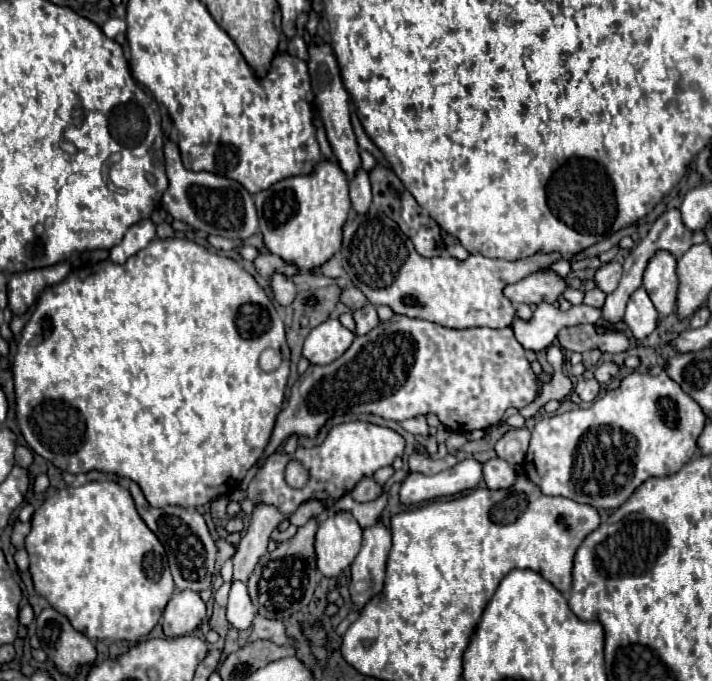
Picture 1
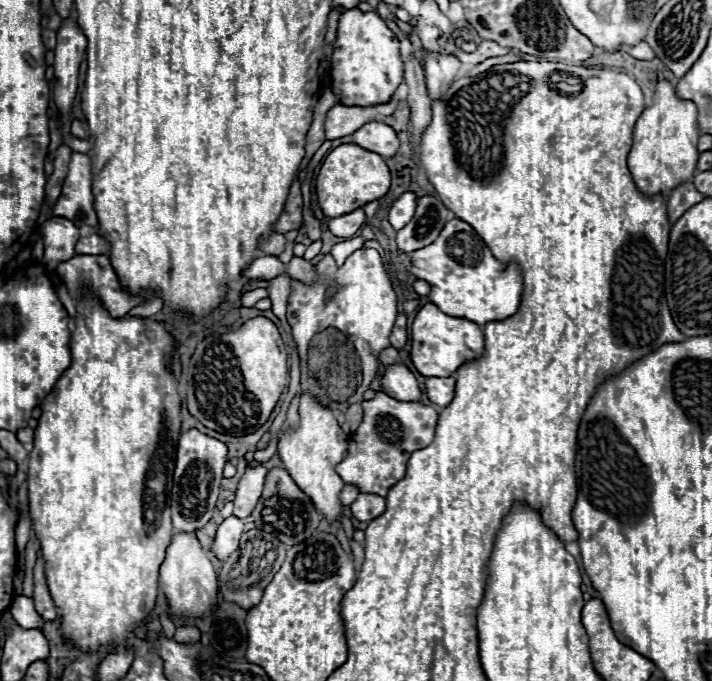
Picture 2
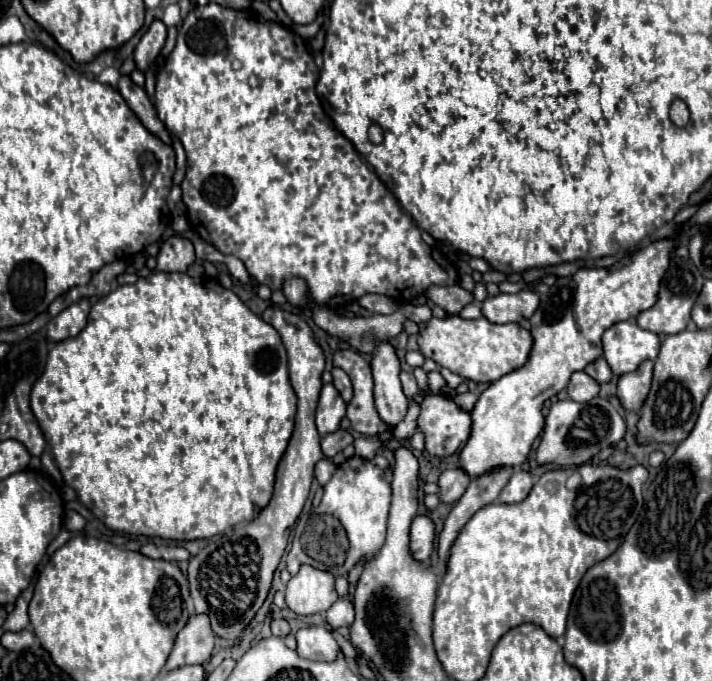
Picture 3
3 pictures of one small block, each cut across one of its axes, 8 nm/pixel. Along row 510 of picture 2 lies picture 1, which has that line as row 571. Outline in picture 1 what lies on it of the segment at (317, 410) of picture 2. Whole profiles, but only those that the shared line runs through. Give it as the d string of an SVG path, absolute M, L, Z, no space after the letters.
M350 512L330 514L316 532L318 570L328 576L340 576L360 552L362 528Z

